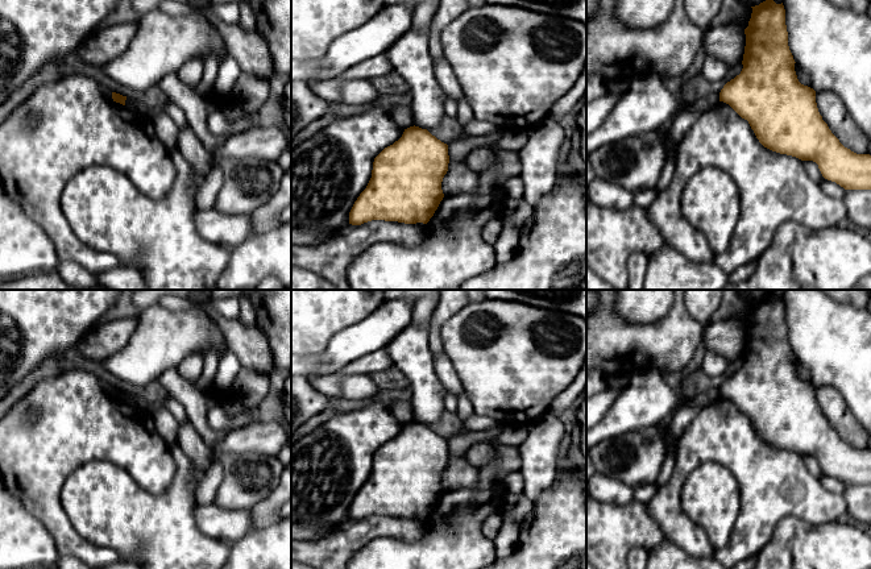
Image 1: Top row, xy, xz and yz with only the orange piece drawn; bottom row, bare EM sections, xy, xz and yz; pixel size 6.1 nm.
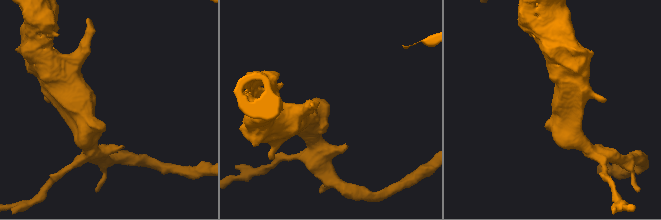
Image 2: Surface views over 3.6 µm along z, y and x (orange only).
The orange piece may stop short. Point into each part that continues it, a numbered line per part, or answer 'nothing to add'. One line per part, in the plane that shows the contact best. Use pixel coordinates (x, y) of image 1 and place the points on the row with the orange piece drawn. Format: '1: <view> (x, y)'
nothing to add

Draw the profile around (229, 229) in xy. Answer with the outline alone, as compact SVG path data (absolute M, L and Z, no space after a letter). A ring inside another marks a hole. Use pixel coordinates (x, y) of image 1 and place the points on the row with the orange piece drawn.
M215 208L196 213L200 237L213 244L239 246L252 236L252 228L250 215L224 215Z

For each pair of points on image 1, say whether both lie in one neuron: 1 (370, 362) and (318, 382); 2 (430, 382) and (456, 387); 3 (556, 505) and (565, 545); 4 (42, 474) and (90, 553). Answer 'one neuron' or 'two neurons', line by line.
1: one neuron
2: two neurons
3: one neuron
4: one neuron

